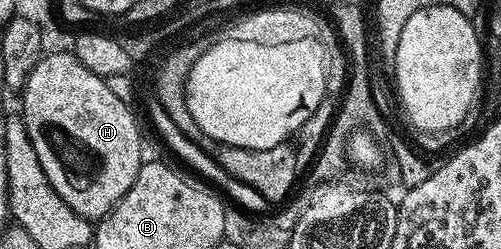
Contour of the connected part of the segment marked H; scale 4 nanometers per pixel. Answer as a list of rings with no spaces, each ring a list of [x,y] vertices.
[[[73,52],[44,53],[34,71],[30,71],[22,96],[24,126],[38,154],[38,163],[42,163],[42,171],[46,171],[46,179],[50,179],[50,187],[62,195],[70,211],[78,211],[87,221],[99,222],[119,203],[122,195],[130,191],[146,157],[140,150],[140,125],[128,110],[129,102],[118,99],[107,87],[105,78],[86,71]]]

